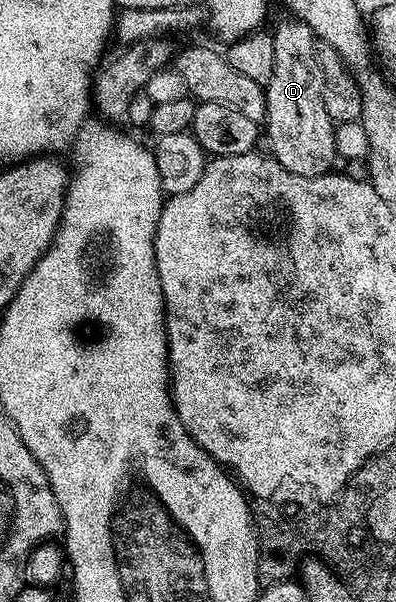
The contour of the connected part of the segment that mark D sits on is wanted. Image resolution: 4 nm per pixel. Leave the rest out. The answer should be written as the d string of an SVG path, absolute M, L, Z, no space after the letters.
M289 16L286 22L281 22L271 30L275 44L275 72L271 76L269 85L265 87L267 112L263 130L269 133L268 153L287 172L295 172L295 176L314 178L320 174L330 173L334 169L333 162L338 161L335 148L335 124L331 116L327 116L327 108L323 102L324 78L321 65L317 59L319 49L318 39L306 22L296 16Z

